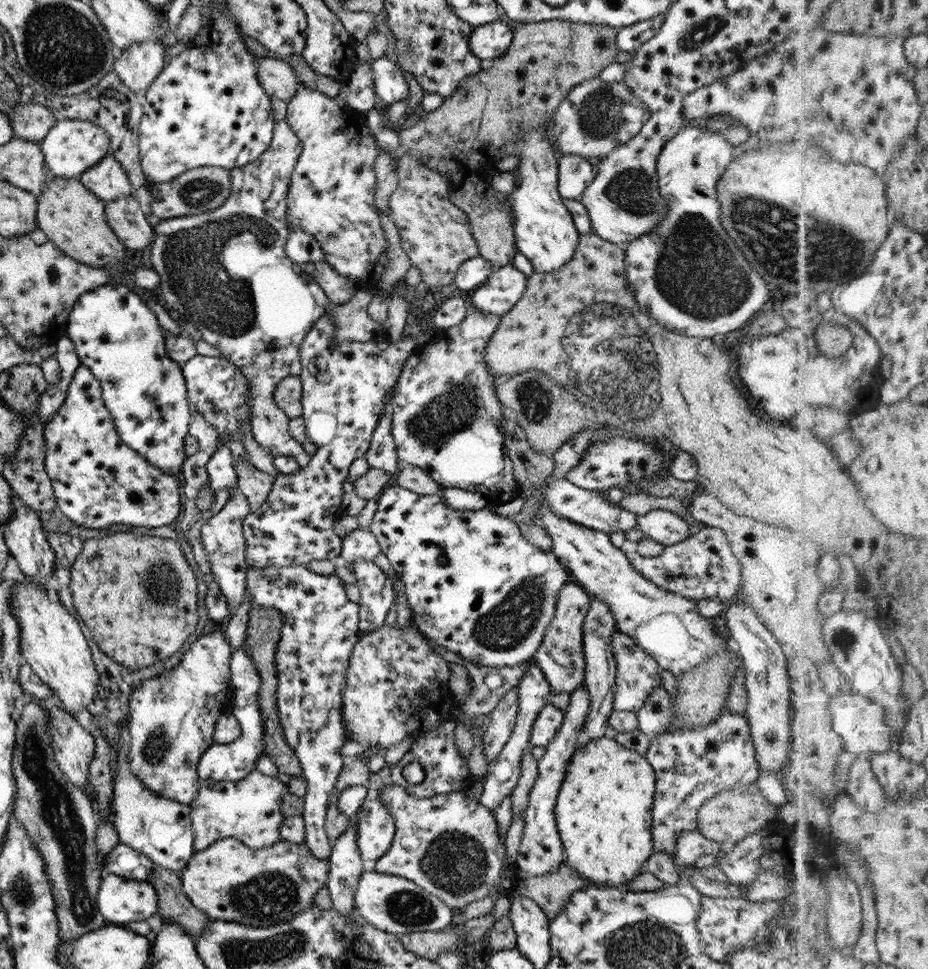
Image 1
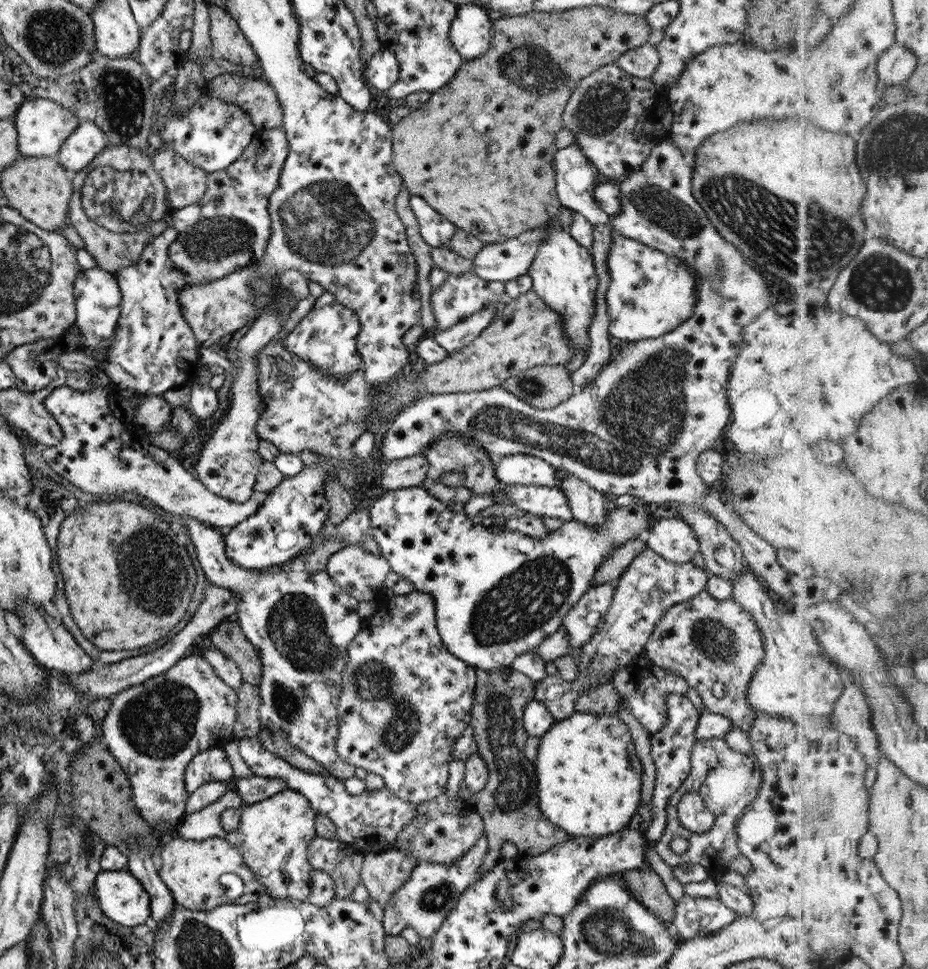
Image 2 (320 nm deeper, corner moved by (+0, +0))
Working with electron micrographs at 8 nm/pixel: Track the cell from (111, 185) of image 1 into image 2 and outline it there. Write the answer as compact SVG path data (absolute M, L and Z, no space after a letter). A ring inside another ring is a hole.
M81 119L69 136L63 139L55 159L72 174L83 169L107 144L108 140L100 128L87 119Z

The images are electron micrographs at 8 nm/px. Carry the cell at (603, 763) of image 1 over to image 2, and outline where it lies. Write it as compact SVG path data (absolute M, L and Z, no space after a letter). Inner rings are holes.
M574 711L546 731L532 760L541 814L574 837L605 836L627 827L640 805L642 766L623 721L617 715Z

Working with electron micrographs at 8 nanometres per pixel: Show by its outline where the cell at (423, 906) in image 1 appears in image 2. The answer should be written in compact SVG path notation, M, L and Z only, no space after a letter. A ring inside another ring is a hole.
M482 836L479 840L473 843L473 846L468 851L464 852L457 860L449 864L420 862L411 869L411 874L407 877L399 888L394 892L389 899L388 905L383 907L382 928L385 935L396 936L401 933L403 928L411 928L417 932L419 938L423 941L429 940L432 934L437 932L440 924L445 920L447 913L454 907L458 896L474 881L477 876L477 871L481 866L482 859L488 851L487 839Z

